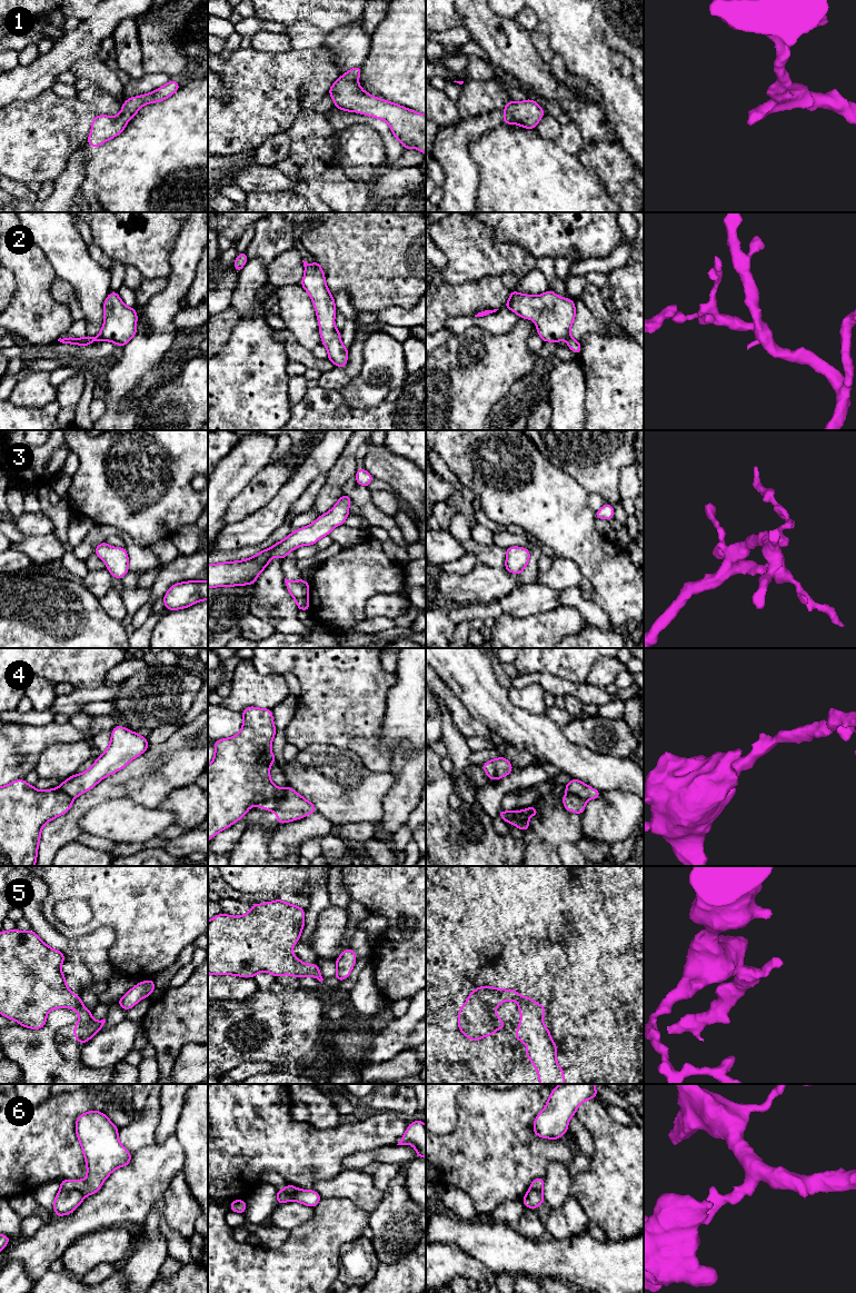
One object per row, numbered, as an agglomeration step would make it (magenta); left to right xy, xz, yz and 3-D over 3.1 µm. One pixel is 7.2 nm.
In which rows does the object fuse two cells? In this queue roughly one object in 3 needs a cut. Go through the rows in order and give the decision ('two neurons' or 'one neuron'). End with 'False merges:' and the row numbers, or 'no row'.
1: one neuron
2: one neuron
3: one neuron
4: two neurons
5: one neuron
6: two neurons
False merges: 4, 6

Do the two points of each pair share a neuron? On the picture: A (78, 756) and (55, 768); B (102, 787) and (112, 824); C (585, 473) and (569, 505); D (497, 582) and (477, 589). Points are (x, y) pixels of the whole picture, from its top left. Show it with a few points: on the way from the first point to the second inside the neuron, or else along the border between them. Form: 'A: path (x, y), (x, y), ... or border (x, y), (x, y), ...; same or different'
A: path (72, 756), (65, 758), (60, 763); same
B: border (132, 801), (107, 799), (92, 806), (83, 815); different
C: border (559, 468), (568, 473), (588, 493); different
D: path (493, 583), (481, 585); same

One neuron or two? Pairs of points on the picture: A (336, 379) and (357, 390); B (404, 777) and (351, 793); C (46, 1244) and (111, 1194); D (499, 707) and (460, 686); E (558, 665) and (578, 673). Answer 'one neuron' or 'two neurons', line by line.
A: two neurons
B: two neurons
C: one neuron
D: one neuron
E: one neuron

